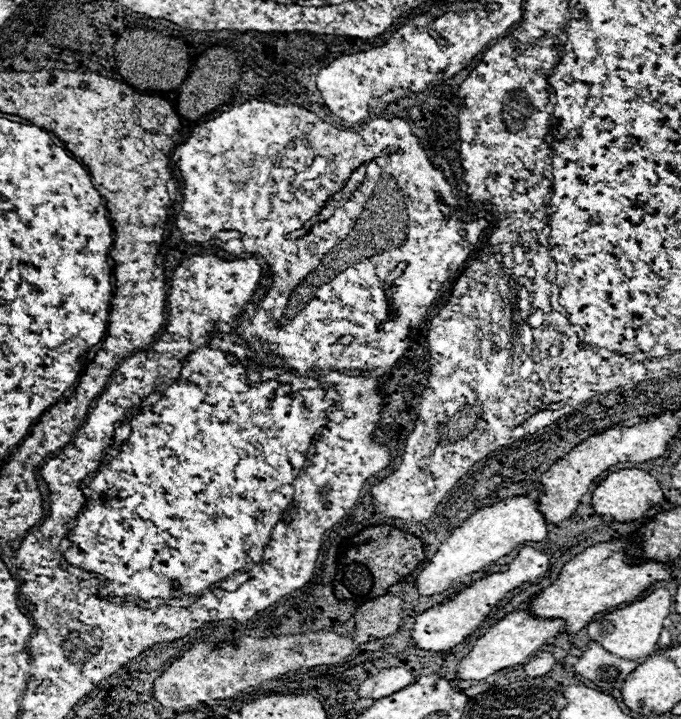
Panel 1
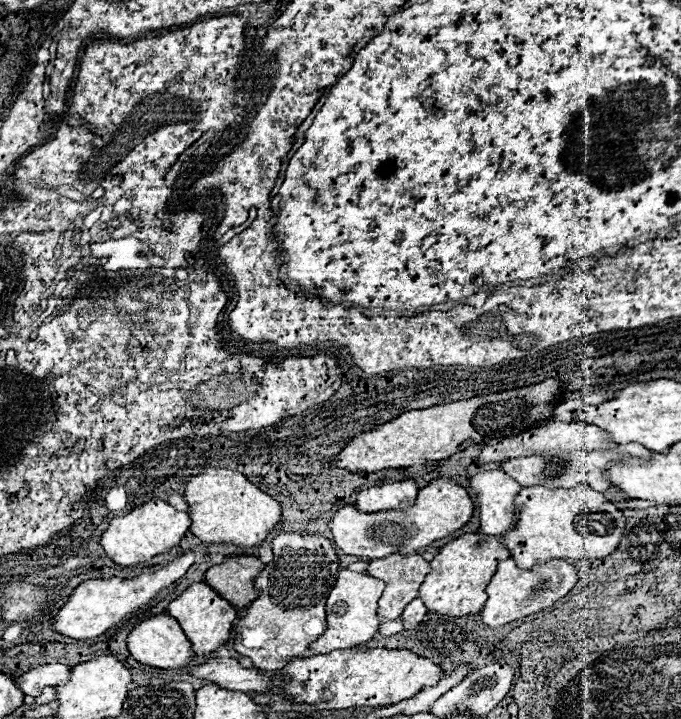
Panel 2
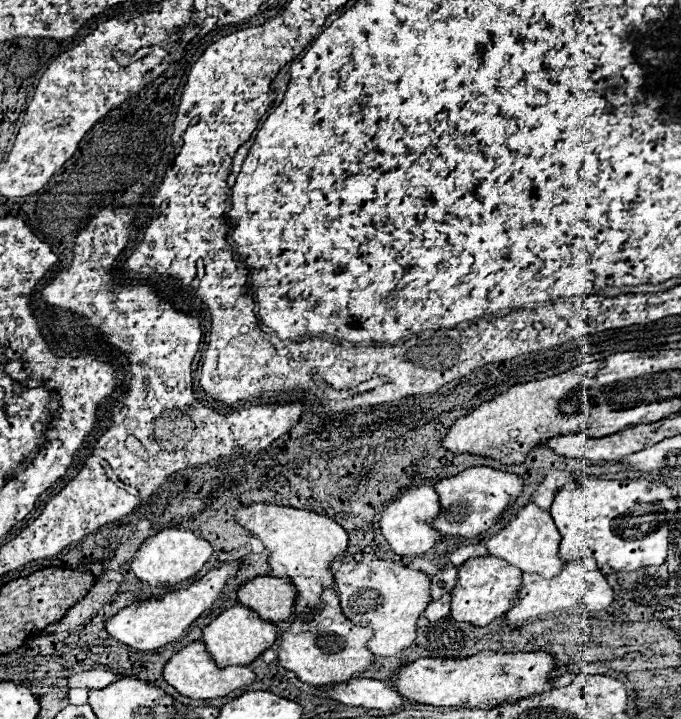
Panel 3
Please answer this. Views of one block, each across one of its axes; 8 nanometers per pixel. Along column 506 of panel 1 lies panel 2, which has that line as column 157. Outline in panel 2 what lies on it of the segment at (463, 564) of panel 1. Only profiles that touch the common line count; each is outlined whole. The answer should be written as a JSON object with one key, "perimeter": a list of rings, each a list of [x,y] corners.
{"perimeter":[[[152,498],[136,506],[126,516],[116,516],[110,520],[110,526],[100,536],[100,544],[110,560],[120,566],[132,566],[146,560],[152,560],[156,554],[164,554],[180,544],[186,530],[190,528],[190,516],[186,512],[178,512],[168,502]]]}

